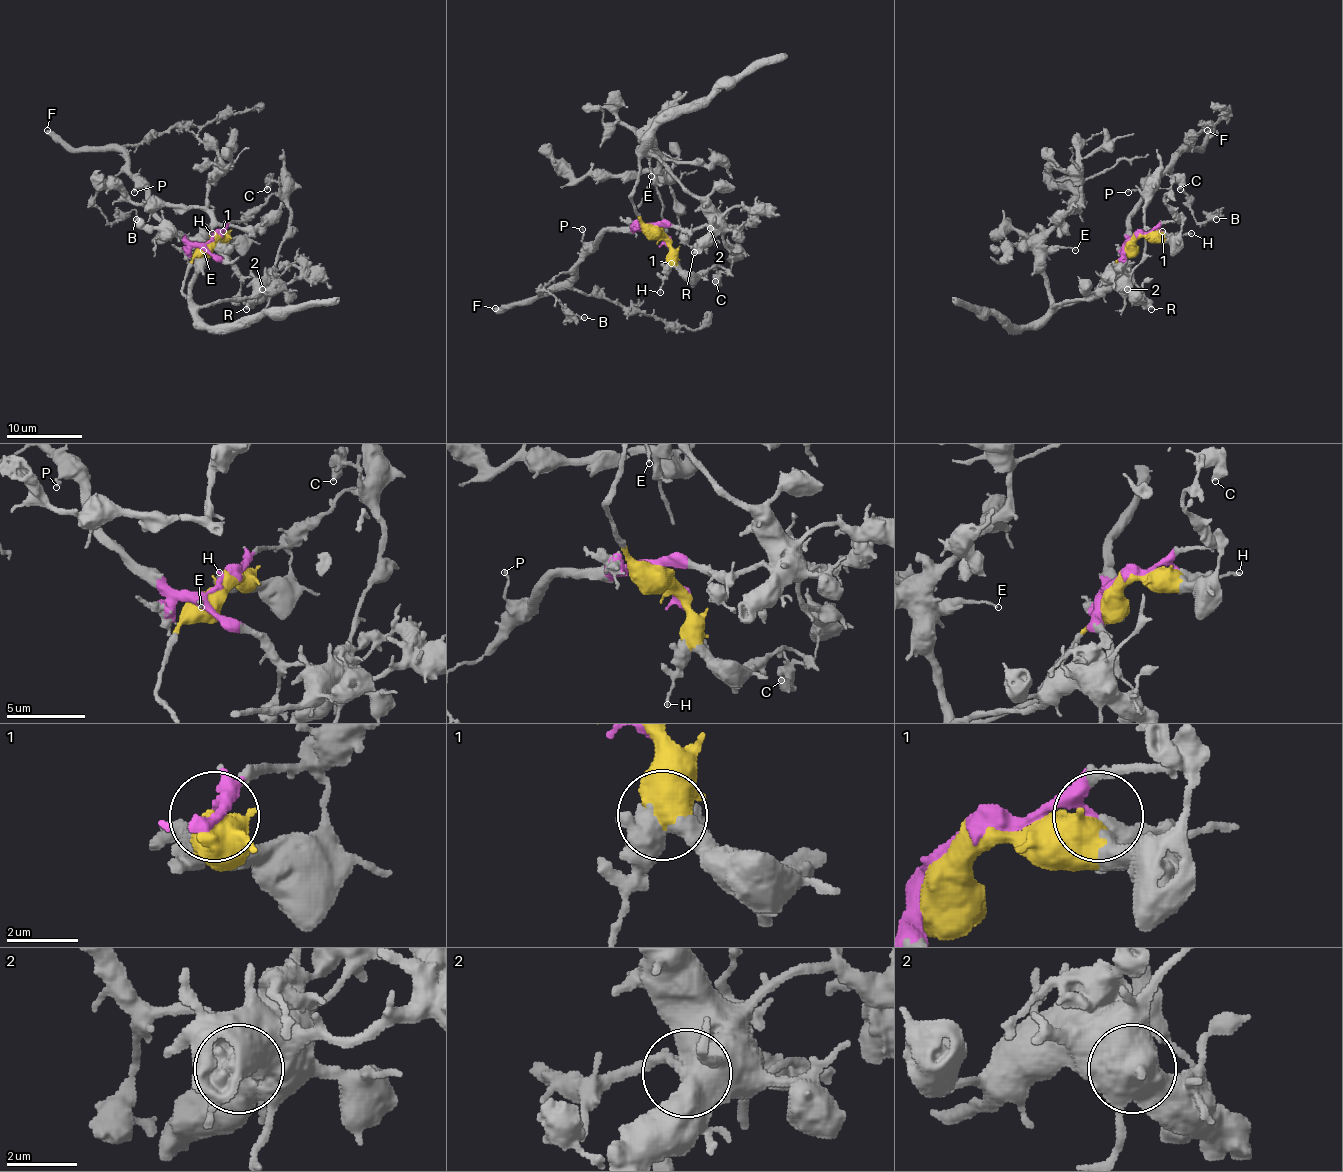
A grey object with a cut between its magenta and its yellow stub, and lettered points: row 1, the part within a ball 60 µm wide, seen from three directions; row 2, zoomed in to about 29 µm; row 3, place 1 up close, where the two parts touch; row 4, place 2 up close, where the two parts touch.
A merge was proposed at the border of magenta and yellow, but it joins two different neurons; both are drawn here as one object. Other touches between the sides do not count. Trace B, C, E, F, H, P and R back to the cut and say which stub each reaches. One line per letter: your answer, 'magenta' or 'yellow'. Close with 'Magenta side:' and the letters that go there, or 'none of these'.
B: magenta
C: magenta
E: yellow
F: magenta
H: magenta
P: magenta
R: yellow
Magenta side: B, C, F, H, P

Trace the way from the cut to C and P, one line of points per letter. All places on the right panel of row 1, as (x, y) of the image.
C: (1133, 237), (1177, 220), (1177, 214), (1165, 203), (1165, 195), (1173, 182), (1177, 182), (1180, 190)
P: (1133, 237), (1125, 243), (1127, 218), (1135, 210), (1142, 191), (1140, 188), (1127, 191)

